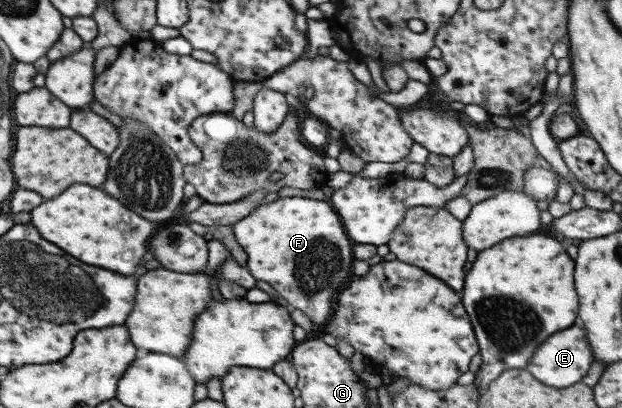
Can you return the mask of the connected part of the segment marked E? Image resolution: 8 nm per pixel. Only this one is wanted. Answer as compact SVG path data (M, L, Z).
M573 325L571 329L553 333L551 339L541 343L541 347L535 351L535 363L531 359L531 363L527 365L527 371L545 385L569 387L573 383L579 383L587 375L591 363L593 363L593 353L591 353L585 329Z

